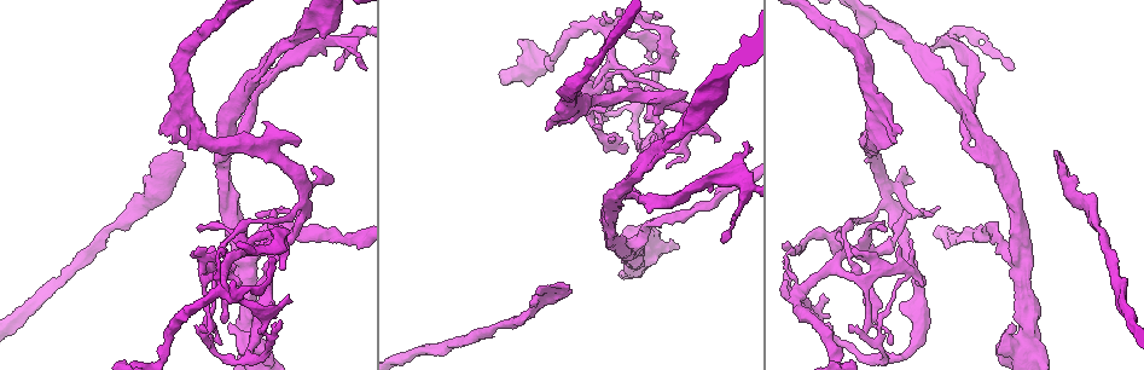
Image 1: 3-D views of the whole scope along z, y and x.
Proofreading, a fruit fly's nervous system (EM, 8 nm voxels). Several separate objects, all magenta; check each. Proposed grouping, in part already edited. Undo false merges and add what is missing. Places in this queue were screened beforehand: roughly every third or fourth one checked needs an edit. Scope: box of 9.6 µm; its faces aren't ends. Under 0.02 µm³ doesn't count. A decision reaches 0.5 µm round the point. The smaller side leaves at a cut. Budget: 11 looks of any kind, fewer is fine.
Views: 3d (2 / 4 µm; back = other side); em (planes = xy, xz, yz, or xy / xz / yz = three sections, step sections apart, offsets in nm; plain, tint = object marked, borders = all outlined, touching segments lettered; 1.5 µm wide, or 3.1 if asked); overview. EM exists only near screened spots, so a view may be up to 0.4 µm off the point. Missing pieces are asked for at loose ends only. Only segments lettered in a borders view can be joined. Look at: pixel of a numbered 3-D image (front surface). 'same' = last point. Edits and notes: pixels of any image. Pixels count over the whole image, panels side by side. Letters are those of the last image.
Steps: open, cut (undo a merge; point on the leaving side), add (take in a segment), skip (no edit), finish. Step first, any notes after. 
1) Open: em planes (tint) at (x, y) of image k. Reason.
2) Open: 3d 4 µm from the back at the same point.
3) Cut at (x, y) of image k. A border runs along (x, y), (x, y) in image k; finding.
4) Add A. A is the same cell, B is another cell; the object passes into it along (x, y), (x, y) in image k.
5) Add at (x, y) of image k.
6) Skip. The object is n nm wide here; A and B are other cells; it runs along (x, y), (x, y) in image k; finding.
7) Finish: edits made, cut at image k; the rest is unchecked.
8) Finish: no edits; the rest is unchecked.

Open: 3d 4 µm at (1101, 233) of image 1. Thin neck.

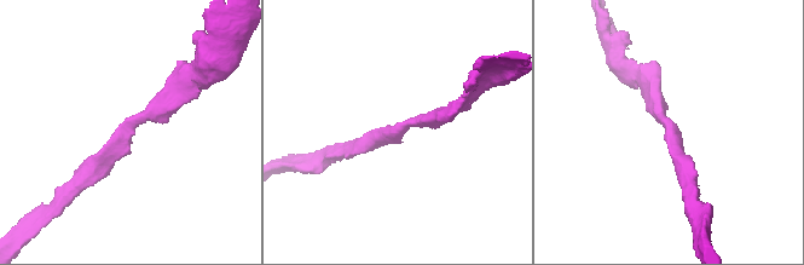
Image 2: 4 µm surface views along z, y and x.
Open: em planes (borders) at (134, 126) of image 2. The arms are 220, 220 nm wide.

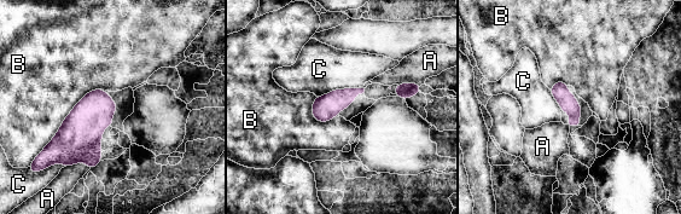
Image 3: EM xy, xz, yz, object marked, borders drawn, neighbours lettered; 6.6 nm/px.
Skip. The longest contact is with B, 600 nm; A, B and C are other cells; continuous, no second neuron.

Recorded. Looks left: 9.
Open: 3d 2 µm at (183, 142) of image 1. Branch stops here.

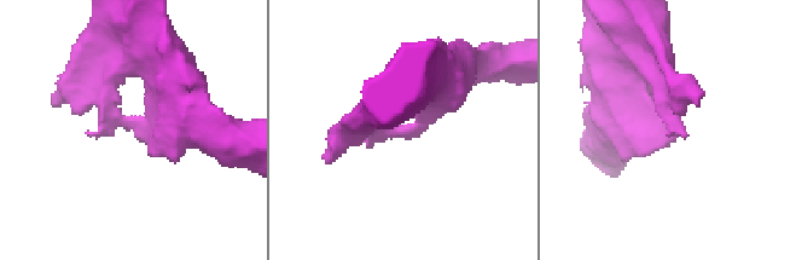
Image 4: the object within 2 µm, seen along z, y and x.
Open: em xy step 8 (tint) at (674, 140) of image 4.

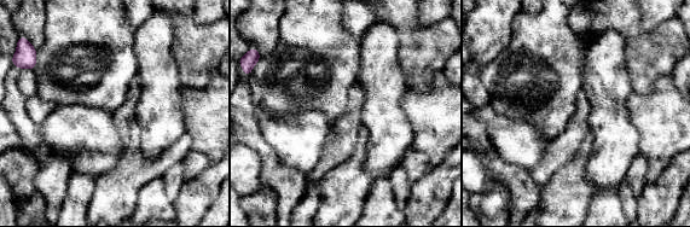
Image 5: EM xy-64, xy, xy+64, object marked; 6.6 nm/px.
Open: em planes (borders) at the same point.

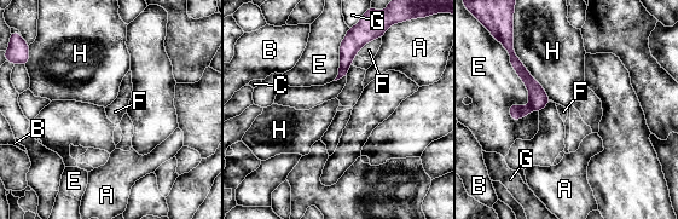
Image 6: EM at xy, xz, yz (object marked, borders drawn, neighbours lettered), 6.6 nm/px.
Skip. A, B, C, E, F, G and H are other cells; a border runs along (494, 38), (528, 93), (515, 121) in image 6; none of them fits.

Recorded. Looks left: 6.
Open: em planes (tint) at (649, 101) of image 1. Branch stops here.

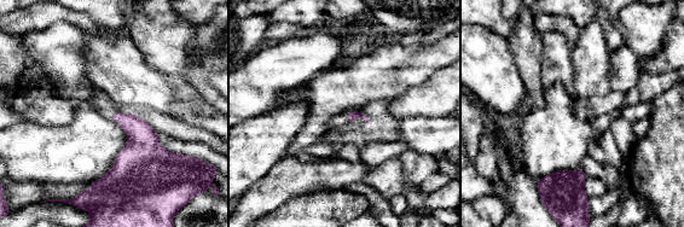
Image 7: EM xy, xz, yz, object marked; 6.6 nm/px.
Open: em planes (borders) at the same point. What lies round it.

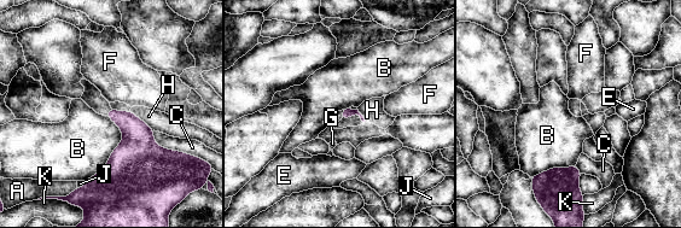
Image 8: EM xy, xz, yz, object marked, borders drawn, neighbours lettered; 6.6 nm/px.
Skip. A, B, C, E, F, G, H, J and K are other cells; a border runs along (108, 116), (122, 141), (85, 181) in image 8; none of them fits.

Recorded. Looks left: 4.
Open: em planes (borders) at (824, 294) of image 1. Branch stops here.

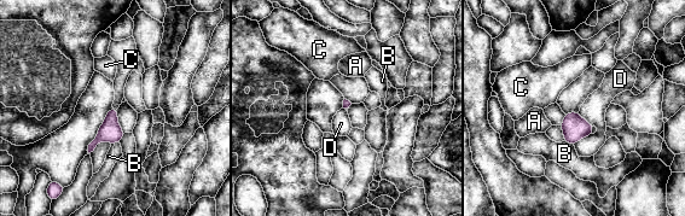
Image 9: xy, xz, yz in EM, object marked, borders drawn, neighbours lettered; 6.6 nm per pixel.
Skip. A, B, C and D are other cells; none of them fits.

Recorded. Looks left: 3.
Finish: no edits; the rest is unchecked.

